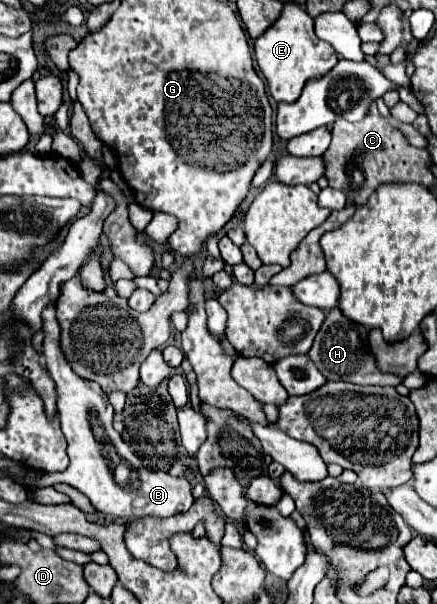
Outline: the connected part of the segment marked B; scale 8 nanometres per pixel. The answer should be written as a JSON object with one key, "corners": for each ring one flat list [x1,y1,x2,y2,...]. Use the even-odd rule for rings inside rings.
{"corners":[[47,306,43,310,43,356,47,362,49,374,53,372,53,380,57,384,57,410,59,410,59,420,61,420,61,430,69,442,69,458,71,466,65,472,57,474,45,474,45,472,35,472,39,478,43,478,43,488,53,486,57,482,69,484,83,492,91,504,111,516,111,518,123,518,123,520,141,520,145,516,155,516,155,518,169,518,179,512,187,512,193,504,191,496,191,486,187,478,179,476,173,478,167,472,155,472,143,466,139,456,121,440,121,436,113,430,113,406,107,400,107,394,101,390,99,384,85,380,77,376,67,362,67,358,61,352,61,332,59,332,59,322,55,316,55,306],[99,424,103,428,103,436,97,436,93,426],[105,446,111,446,113,452,119,456,123,464,127,464,133,472,133,482,129,486,119,486,115,482,115,466,117,462,111,458,109,450]]}

